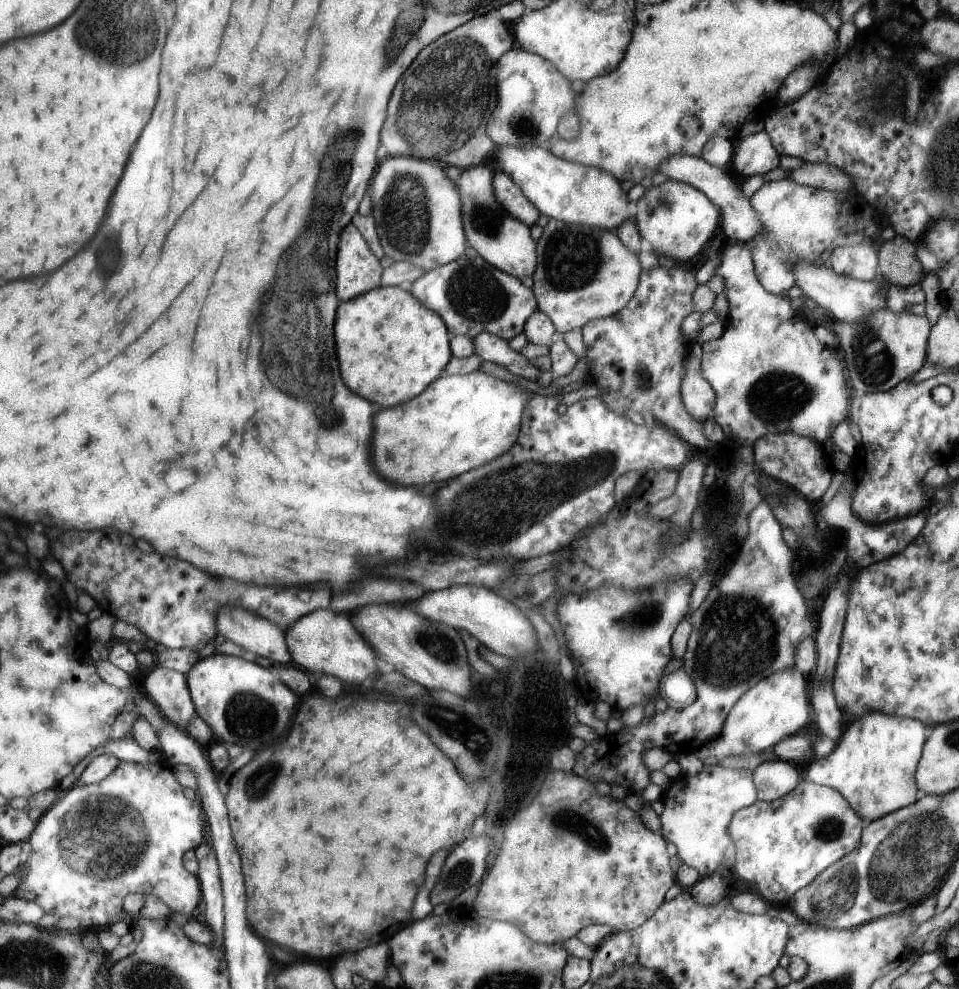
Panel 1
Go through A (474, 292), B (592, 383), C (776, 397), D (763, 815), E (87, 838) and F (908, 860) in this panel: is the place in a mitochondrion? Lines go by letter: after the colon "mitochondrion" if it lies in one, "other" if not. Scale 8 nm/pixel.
A: mitochondrion
B: other
C: mitochondrion
D: other
E: mitochondrion
F: mitochondrion

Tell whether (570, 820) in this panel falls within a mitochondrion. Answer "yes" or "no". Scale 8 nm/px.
yes

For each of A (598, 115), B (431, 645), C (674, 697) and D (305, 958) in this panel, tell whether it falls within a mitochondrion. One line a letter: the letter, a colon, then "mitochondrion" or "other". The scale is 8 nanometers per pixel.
A: other
B: mitochondrion
C: other
D: other

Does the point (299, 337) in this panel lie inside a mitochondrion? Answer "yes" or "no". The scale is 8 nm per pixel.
yes

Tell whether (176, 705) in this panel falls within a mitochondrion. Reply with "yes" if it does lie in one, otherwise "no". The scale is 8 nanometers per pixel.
yes

